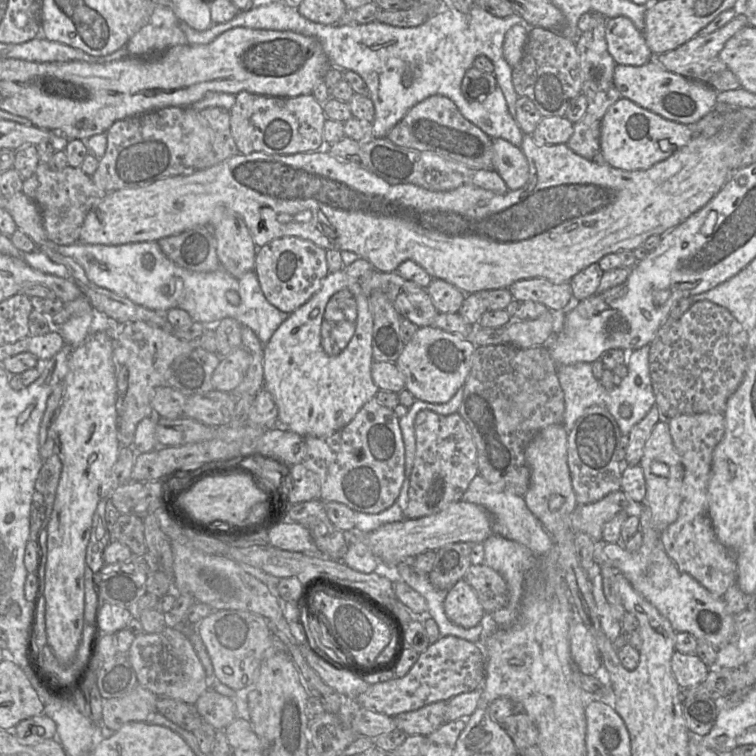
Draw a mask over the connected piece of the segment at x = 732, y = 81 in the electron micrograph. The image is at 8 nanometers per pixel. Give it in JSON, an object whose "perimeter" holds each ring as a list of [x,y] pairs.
{"perimeter":[[[739,11],[730,22],[715,32],[707,35],[696,35],[674,50],[660,55],[653,54],[652,62],[657,62],[660,66],[670,72],[704,83],[717,92],[738,89],[741,87],[740,82],[734,73],[721,60],[720,52],[724,48],[726,42],[747,25],[749,25],[747,17],[742,11]]]}

